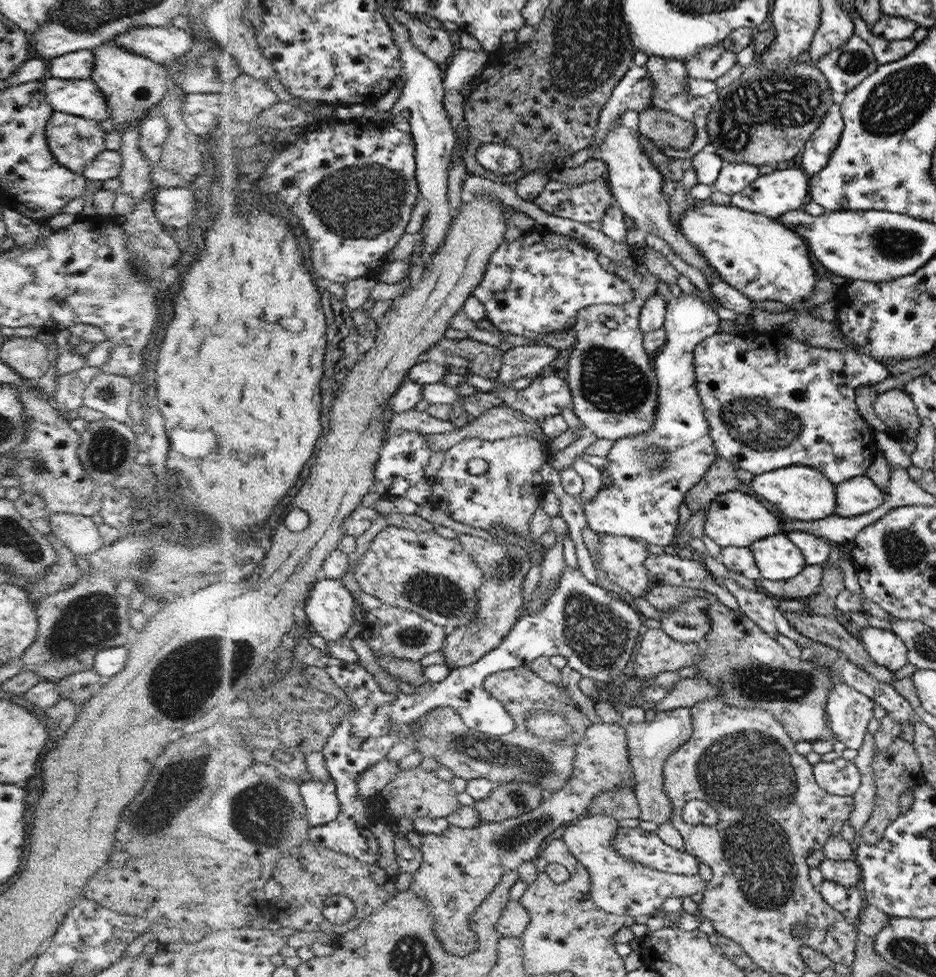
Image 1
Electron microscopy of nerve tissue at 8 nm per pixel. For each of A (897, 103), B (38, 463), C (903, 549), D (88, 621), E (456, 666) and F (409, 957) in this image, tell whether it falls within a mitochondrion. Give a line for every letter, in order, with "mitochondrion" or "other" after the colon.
A: mitochondrion
B: mitochondrion
C: mitochondrion
D: mitochondrion
E: other
F: mitochondrion

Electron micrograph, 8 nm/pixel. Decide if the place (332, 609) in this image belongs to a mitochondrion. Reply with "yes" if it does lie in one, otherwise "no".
no

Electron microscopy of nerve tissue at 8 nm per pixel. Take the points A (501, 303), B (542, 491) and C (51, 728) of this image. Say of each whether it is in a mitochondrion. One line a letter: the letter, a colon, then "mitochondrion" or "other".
A: other
B: other
C: other

